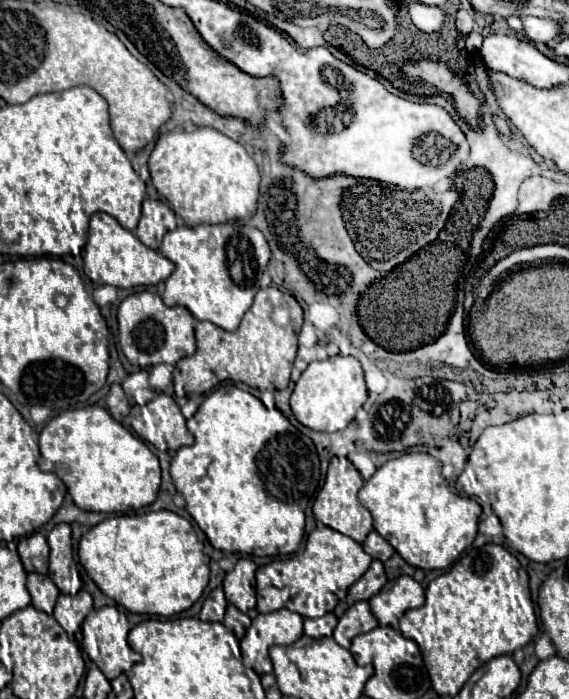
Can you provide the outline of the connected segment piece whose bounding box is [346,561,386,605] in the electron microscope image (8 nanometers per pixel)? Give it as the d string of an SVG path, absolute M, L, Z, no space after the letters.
M372 561L372 565L368 567L368 571L348 589L346 595L346 603L352 605L356 601L366 601L372 595L376 595L386 583L386 575L384 575L384 565L382 561Z

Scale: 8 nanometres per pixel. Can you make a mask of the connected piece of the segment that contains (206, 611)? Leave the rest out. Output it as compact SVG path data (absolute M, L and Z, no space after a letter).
M216 588L204 601L199 619L206 622L222 622L228 602L222 588Z

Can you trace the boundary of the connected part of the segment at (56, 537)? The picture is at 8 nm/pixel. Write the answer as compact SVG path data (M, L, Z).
M58 523L48 535L48 545L50 545L48 561L50 579L56 583L61 593L75 595L83 588L83 580L73 557L70 525Z

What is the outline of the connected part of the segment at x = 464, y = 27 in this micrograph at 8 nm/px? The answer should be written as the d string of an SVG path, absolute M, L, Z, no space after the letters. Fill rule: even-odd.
M460 9L460 11L456 13L456 29L462 31L462 33L470 33L470 31L472 31L472 25L474 25L472 15L470 15L468 11Z

